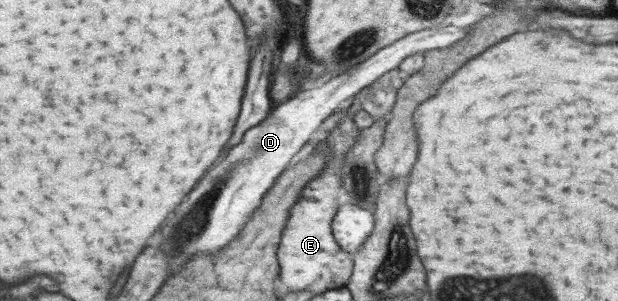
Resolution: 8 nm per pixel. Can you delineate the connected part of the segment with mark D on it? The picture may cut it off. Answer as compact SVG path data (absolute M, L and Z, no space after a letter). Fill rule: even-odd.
M449 26L430 27L414 32L384 46L317 88L296 88L287 100L272 107L266 118L245 131L245 140L233 147L229 151L229 156L225 156L219 164L215 164L209 170L209 176L205 176L205 180L201 180L201 184L189 194L189 200L181 204L181 208L177 208L177 216L173 218L173 224L169 224L169 234L161 242L156 242L161 248L165 248L163 252L167 256L171 252L168 280L193 256L215 254L239 236L249 216L259 206L259 202L263 202L261 198L271 190L273 180L279 176L279 172L283 172L287 162L297 154L297 150L309 140L309 136L315 132L321 120L325 120L339 102L367 87L383 73L397 69L403 58L411 54L423 55L425 50L451 46L459 38L463 38L464 34L467 34L467 28L455 30Z

